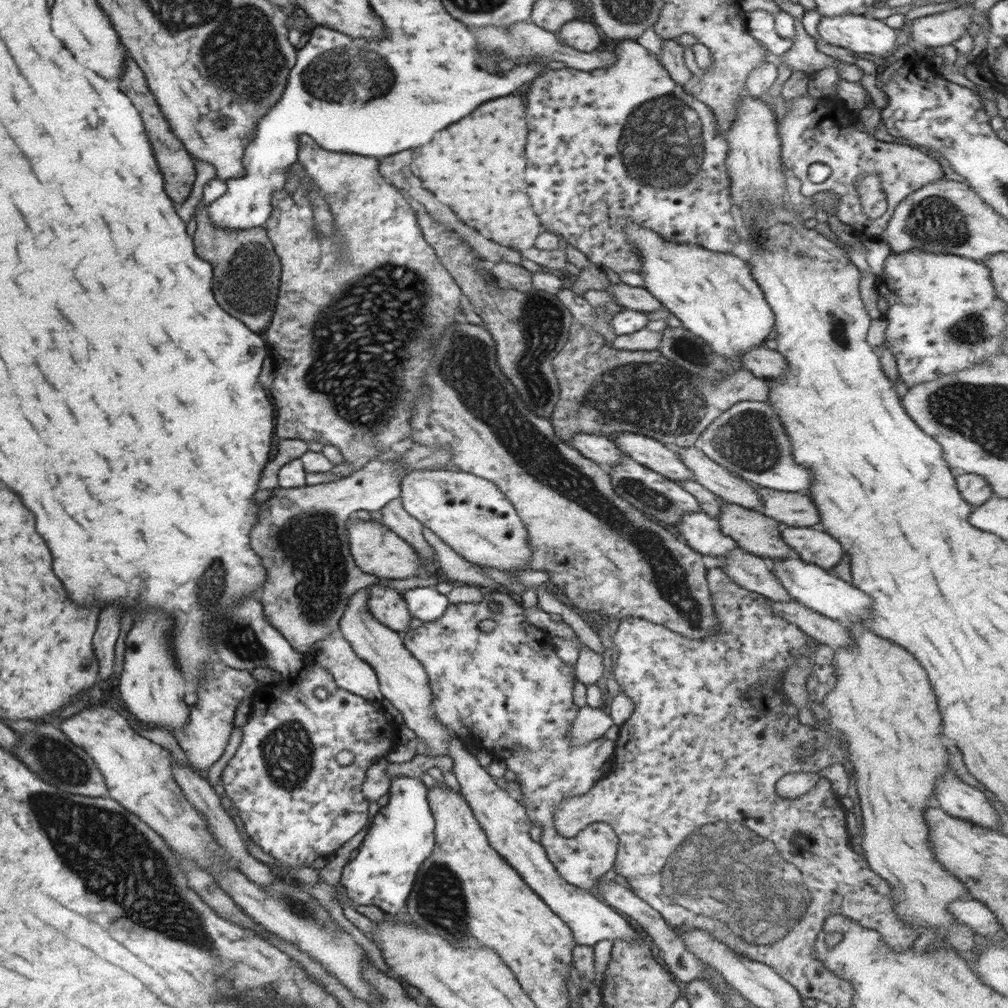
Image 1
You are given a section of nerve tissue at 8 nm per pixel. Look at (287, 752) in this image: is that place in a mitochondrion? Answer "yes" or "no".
yes

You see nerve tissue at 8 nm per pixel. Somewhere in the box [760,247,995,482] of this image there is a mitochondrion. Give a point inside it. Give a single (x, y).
(971, 330)

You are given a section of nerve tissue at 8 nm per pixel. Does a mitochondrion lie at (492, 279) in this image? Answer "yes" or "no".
no

